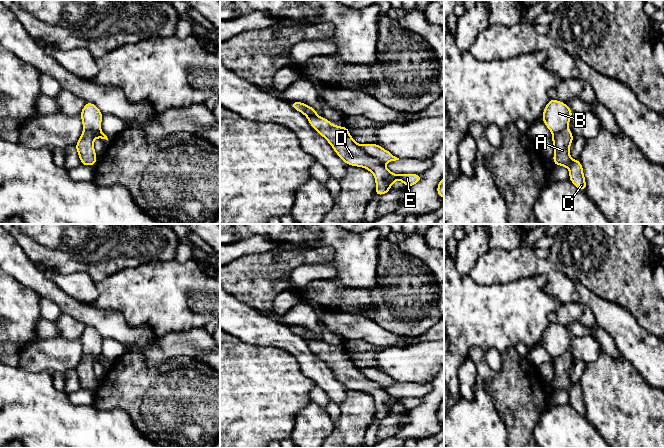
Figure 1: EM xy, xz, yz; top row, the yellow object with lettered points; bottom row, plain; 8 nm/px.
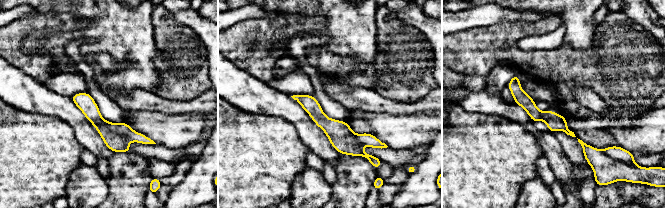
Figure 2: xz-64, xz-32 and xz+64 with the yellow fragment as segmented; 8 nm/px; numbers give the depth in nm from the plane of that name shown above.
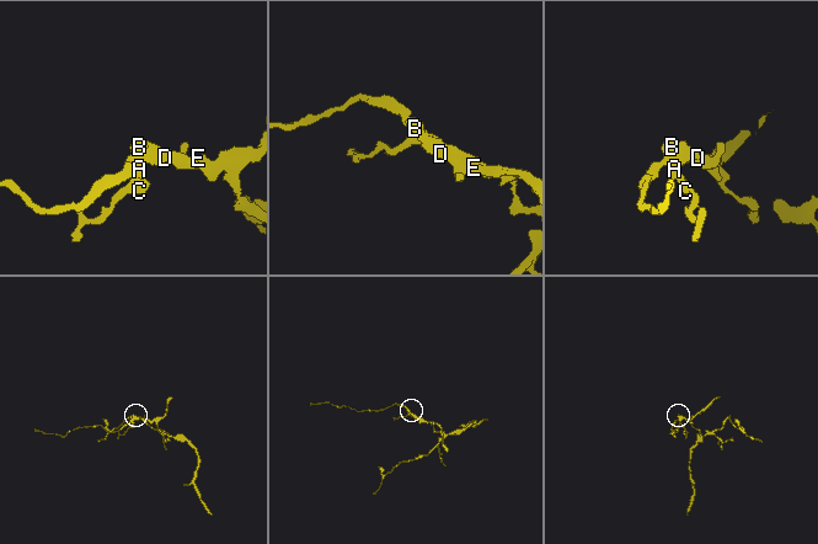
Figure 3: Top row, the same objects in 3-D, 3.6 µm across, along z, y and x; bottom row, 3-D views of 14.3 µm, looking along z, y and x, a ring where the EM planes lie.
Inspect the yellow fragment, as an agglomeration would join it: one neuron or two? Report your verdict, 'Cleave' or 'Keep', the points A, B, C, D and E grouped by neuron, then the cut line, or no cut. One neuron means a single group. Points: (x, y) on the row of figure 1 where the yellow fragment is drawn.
Cleave. Groups: A C D E / B. Split along xz (305, 107), (305, 112), (309, 116), (322, 117)

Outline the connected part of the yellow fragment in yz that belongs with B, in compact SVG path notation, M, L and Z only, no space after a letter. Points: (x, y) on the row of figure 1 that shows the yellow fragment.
M550 99L543 110L542 120L553 133L559 133L567 128L573 112L564 102Z

